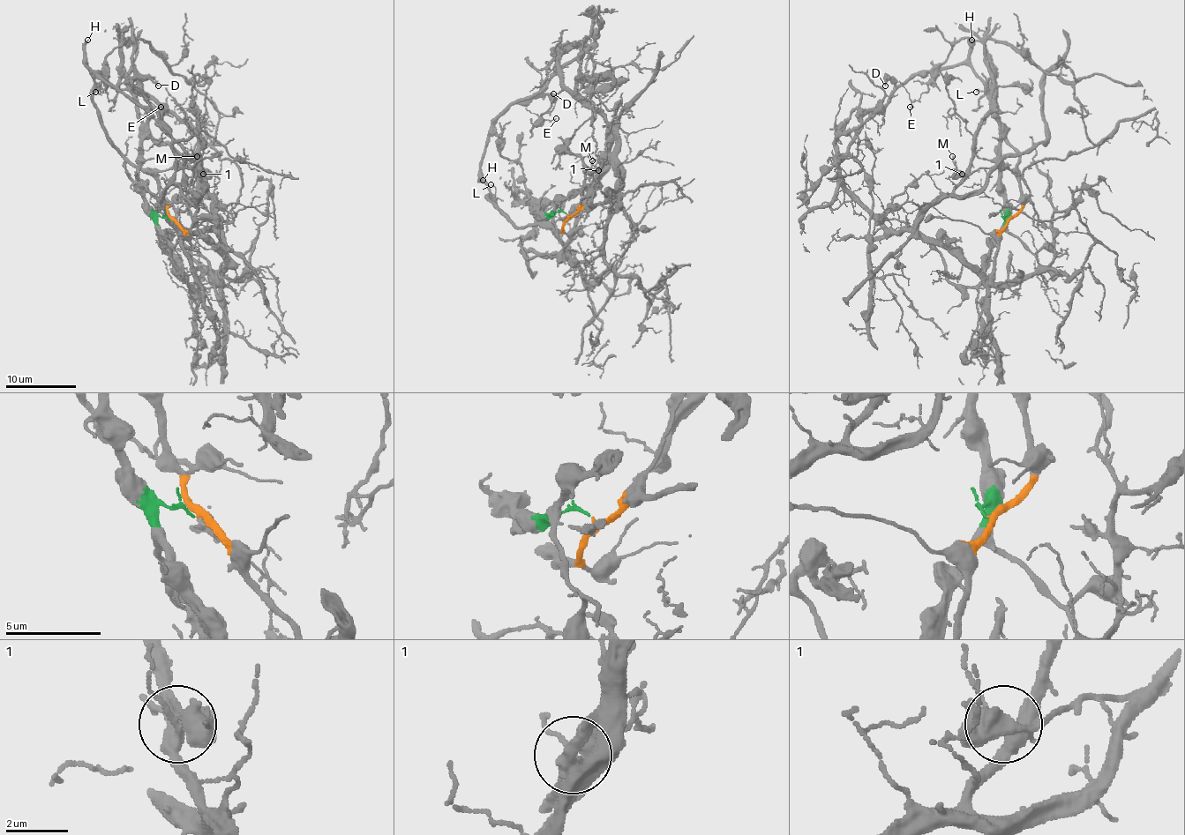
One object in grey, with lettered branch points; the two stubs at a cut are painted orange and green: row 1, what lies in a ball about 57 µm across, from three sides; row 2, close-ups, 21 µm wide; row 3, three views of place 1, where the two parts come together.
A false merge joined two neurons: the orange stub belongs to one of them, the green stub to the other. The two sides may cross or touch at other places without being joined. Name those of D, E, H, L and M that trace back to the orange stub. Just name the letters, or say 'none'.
D, E, H, L

